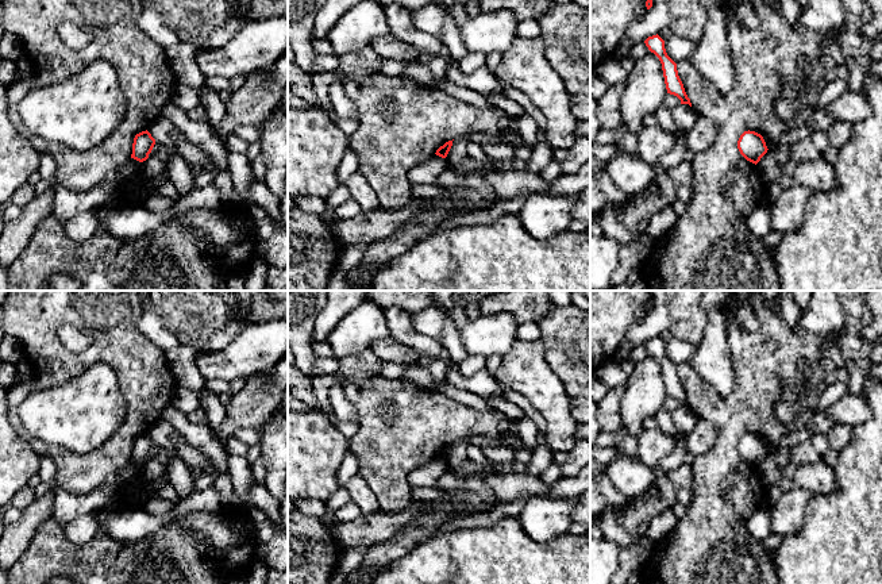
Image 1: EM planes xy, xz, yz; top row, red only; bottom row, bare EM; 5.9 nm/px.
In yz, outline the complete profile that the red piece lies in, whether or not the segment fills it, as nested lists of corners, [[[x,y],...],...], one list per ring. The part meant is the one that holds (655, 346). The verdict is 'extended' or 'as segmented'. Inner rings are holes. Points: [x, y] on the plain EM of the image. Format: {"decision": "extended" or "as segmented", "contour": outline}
{"decision": "as segmented", "contour": [[[656,337],[648,339],[644,346],[662,366],[667,396],[677,399],[681,403],[681,407],[689,407],[692,410],[690,402],[688,400],[683,387],[678,379],[677,366],[666,356],[665,343]]]}

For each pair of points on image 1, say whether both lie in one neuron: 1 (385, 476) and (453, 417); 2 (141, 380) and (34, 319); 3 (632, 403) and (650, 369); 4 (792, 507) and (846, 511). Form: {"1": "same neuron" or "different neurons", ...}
{"1": "same neuron", "2": "same neuron", "3": "same neuron", "4": "different neurons"}

